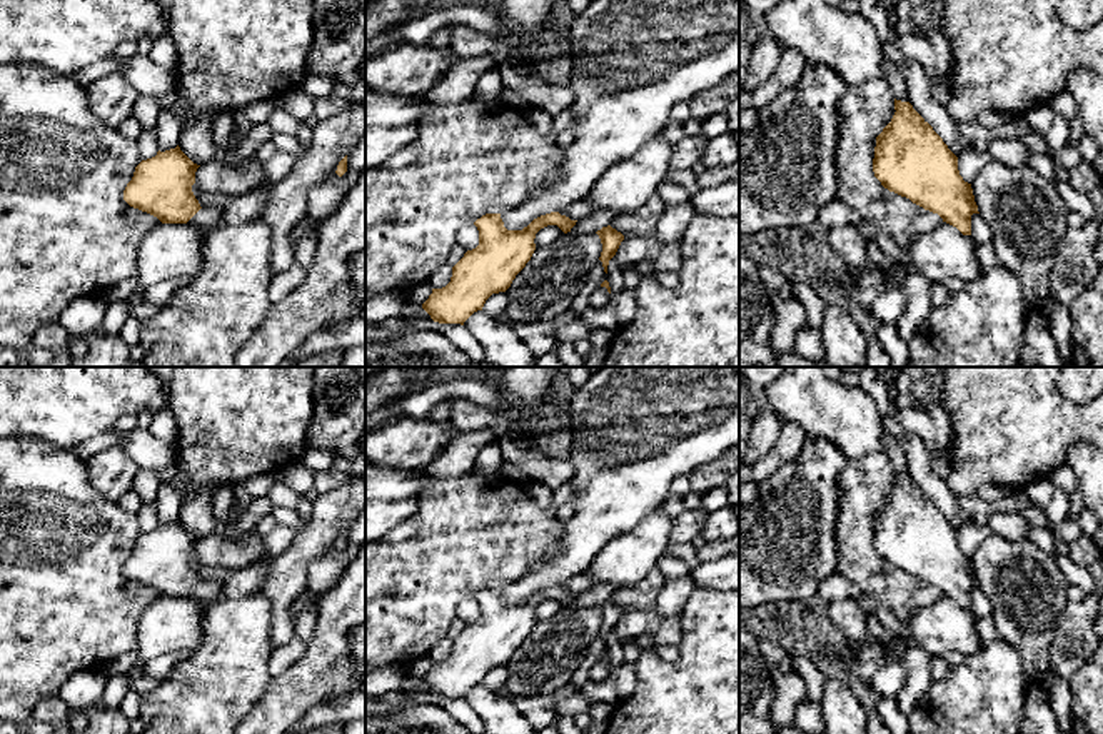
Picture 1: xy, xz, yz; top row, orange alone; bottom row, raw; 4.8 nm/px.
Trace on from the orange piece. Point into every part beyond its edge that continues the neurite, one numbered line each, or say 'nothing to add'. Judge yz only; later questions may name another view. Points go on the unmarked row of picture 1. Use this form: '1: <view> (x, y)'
nothing to add

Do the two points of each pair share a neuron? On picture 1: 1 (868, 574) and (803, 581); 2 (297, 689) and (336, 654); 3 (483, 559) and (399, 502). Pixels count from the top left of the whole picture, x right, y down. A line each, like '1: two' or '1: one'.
1: two
2: one
3: two

